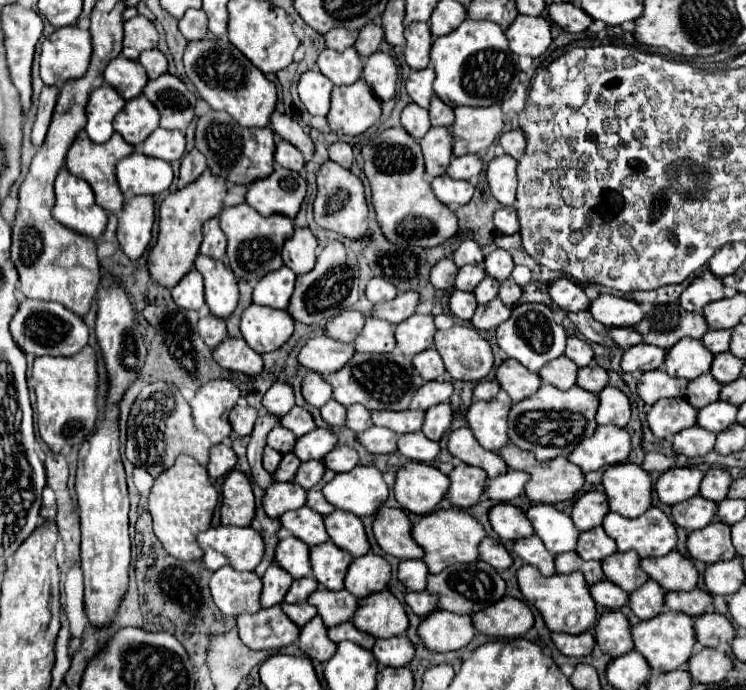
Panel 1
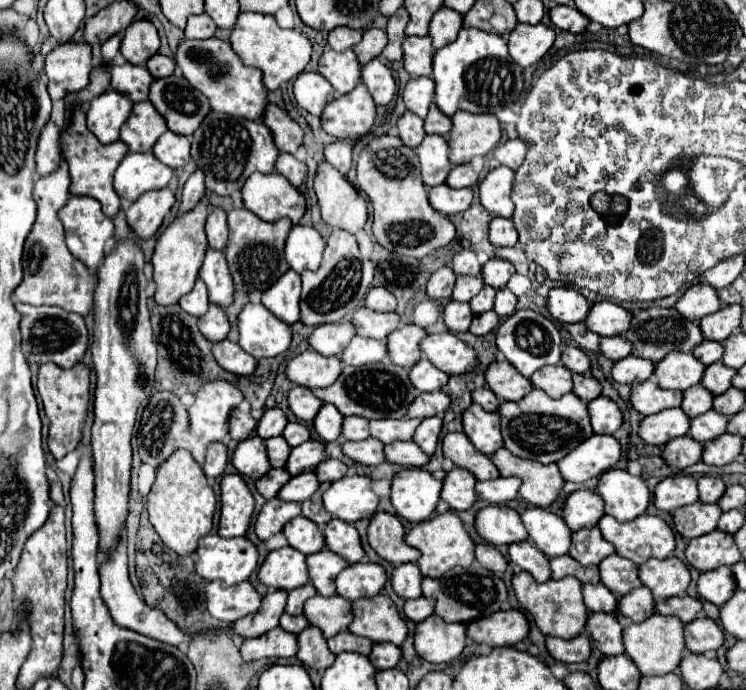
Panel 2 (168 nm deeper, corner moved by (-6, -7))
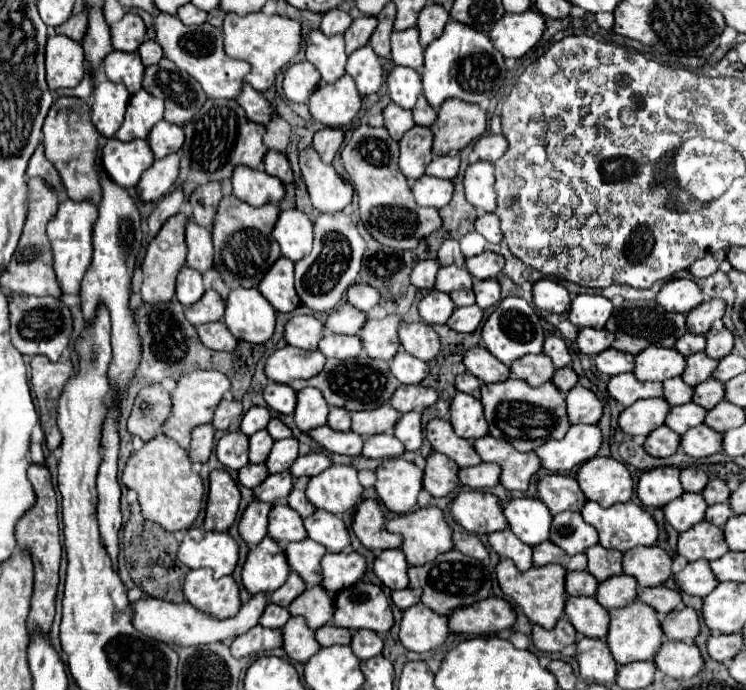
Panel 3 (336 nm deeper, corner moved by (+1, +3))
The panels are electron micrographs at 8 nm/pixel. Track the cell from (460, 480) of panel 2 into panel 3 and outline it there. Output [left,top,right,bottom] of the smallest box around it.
[422,452,458,496]

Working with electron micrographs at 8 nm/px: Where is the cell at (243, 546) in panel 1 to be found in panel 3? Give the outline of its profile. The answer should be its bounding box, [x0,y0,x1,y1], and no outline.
[178,528,238,578]

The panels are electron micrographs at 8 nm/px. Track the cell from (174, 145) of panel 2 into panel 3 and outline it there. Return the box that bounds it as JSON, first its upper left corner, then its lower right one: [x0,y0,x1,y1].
[148,120,184,158]

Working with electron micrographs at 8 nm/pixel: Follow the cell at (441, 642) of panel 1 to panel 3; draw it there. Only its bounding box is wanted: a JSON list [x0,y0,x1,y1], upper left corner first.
[398,604,448,652]

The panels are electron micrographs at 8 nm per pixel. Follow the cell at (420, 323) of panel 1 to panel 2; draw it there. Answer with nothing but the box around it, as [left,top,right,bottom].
[387,324,425,366]

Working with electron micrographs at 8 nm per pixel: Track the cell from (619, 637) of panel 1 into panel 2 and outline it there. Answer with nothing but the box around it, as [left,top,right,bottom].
[587,612,625,656]

